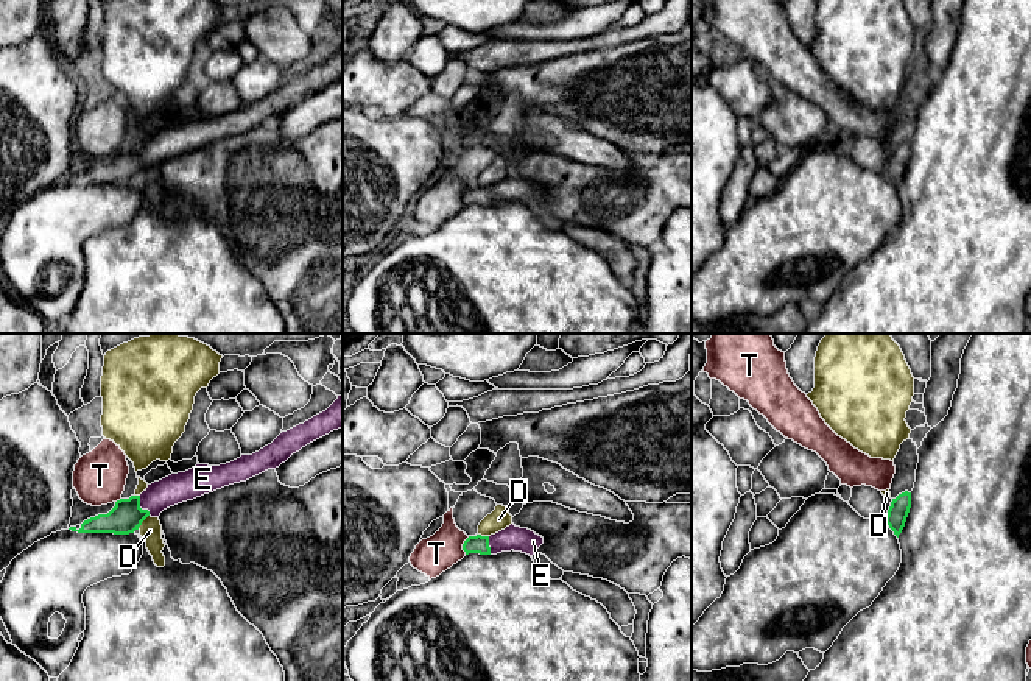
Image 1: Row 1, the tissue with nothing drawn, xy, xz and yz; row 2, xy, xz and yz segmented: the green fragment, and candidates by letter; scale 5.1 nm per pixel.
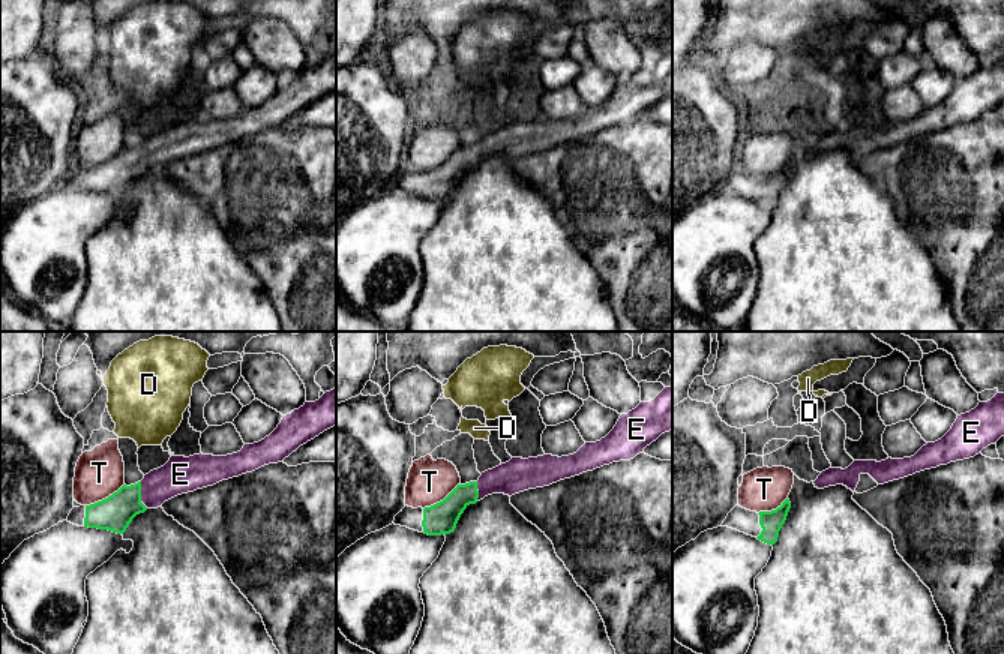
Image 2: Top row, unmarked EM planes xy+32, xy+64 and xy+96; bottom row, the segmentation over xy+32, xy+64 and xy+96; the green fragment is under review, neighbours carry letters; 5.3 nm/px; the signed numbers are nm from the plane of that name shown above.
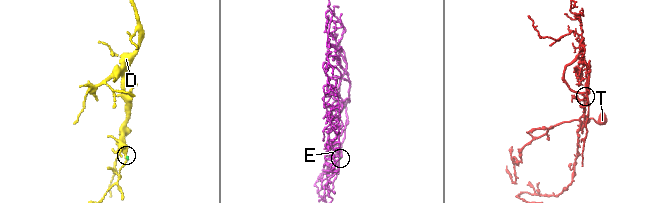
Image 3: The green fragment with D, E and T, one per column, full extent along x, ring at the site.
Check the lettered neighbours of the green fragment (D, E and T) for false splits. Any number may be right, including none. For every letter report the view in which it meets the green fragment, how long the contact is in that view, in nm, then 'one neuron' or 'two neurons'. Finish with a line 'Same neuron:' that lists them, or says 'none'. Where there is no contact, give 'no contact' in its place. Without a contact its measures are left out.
D: meets green in xy; contact 100 nm long; two neurons
E: meets green in xy; contact 120 nm long; one neuron
T: meets green in xz; contact 100 nm long; two neurons
Same neuron: E

